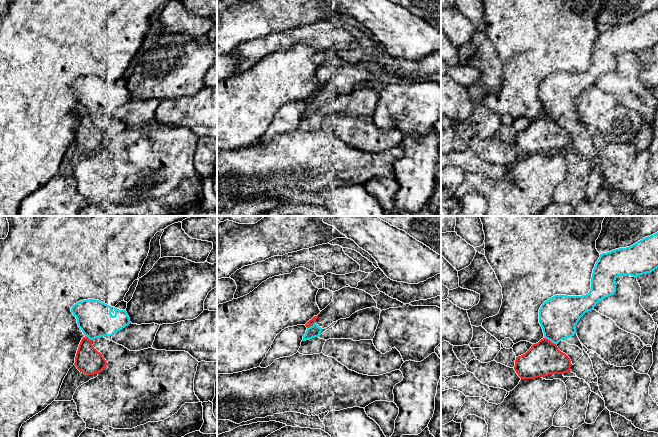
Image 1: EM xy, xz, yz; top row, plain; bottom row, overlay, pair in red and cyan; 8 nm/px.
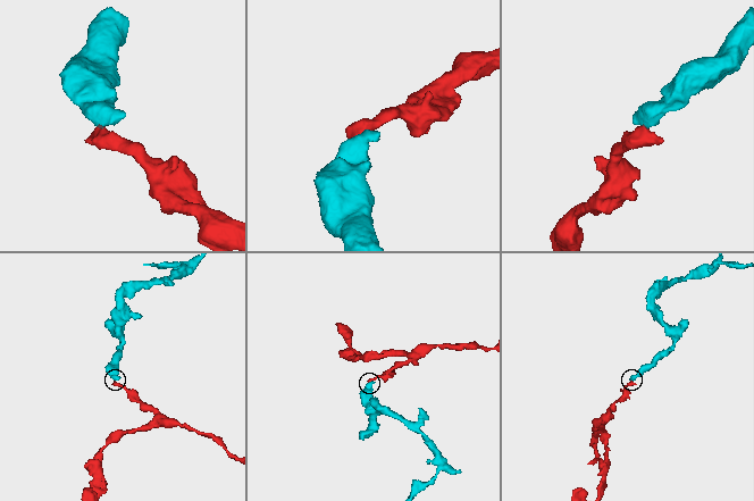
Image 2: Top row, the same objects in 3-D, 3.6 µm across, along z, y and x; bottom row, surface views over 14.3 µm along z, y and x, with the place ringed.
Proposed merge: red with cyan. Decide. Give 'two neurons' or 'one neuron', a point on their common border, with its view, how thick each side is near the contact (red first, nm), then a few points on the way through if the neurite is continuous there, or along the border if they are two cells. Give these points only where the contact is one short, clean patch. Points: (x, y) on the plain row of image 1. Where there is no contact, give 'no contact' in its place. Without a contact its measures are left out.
two neurons; contact yz (549, 116); calibres 280 and 320 nm; border yz (544, 113), (556, 121)

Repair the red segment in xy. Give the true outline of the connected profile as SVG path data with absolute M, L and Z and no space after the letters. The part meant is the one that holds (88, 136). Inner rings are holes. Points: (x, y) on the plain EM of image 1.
M85 112L79 120L74 141L86 151L94 151L99 150L106 143L107 138L93 123L92 116Z

